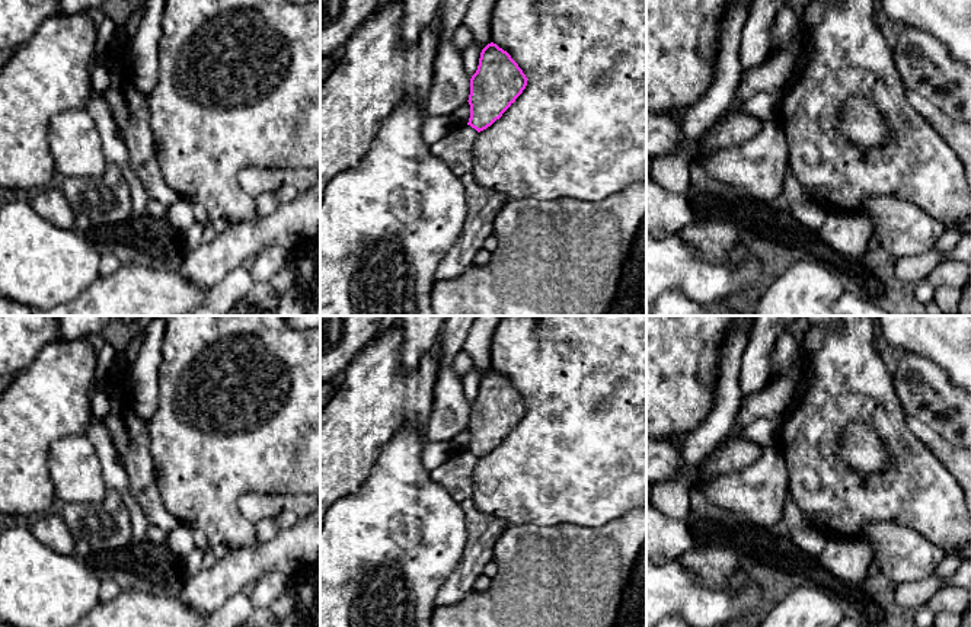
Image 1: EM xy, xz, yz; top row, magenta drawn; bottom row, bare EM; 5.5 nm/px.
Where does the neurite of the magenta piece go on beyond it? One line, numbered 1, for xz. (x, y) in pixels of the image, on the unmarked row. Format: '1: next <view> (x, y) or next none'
1: next none

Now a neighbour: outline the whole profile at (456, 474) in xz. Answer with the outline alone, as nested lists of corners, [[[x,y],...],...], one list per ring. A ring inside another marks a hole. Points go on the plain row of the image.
[[[457,451],[431,470],[431,479],[441,484],[464,514],[467,540],[456,569],[440,588],[435,607],[461,602],[473,589],[483,567],[494,560],[494,547],[508,524],[477,509],[473,500],[473,473],[477,457],[470,451]]]

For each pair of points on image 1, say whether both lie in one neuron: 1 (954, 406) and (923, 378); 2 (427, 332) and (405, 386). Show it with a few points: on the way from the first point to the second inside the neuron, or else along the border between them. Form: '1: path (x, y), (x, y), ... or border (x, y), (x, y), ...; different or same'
1: path (946, 402), (930, 386); same
2: border (434, 342), (433, 348), (412, 368), (402, 370); different

